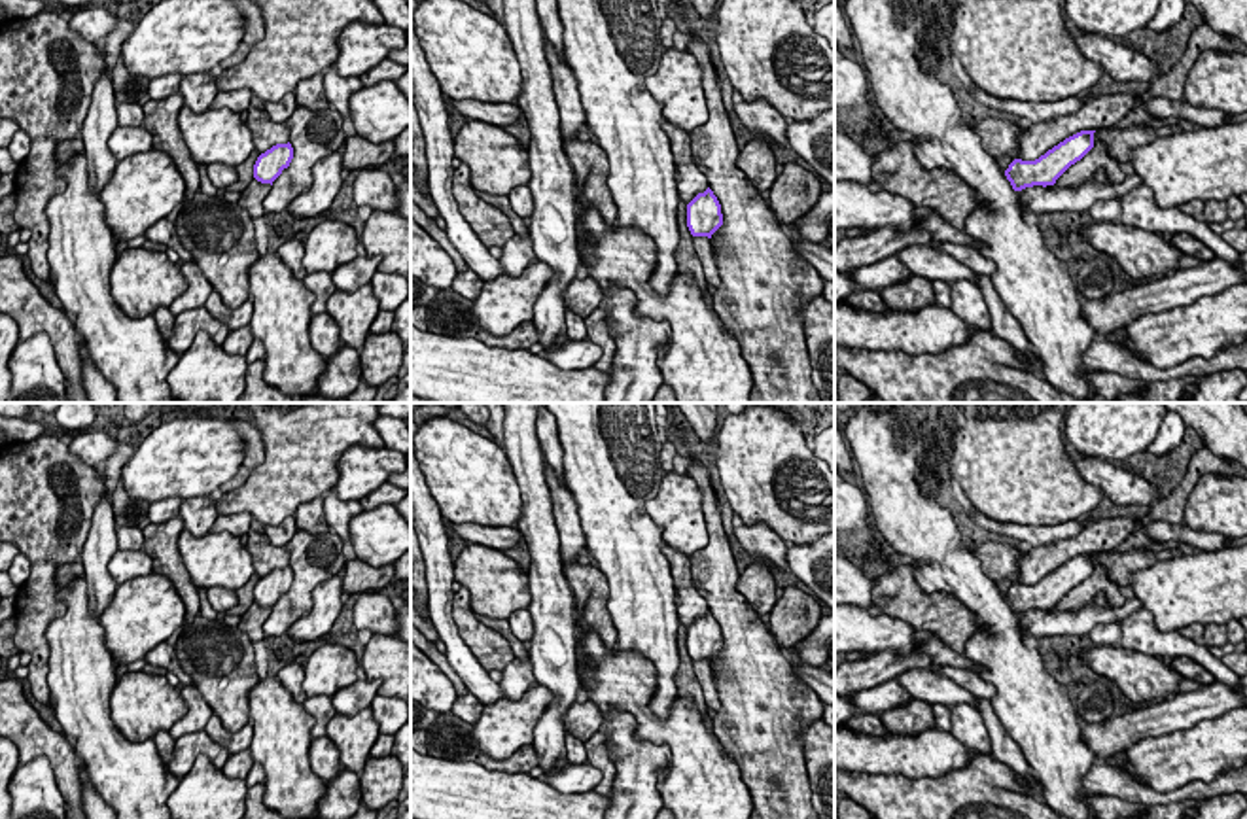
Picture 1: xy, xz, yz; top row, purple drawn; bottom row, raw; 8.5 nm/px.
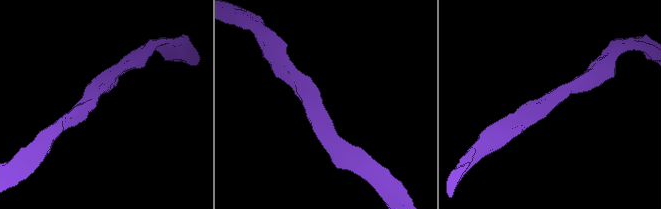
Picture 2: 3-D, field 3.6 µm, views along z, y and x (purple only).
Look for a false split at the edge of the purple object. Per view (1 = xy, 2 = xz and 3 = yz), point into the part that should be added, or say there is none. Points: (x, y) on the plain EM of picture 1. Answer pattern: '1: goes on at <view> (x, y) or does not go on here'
1: goes on at xy (265, 557)
2: goes on at xz (689, 602)
3: goes on at yz (1104, 536)

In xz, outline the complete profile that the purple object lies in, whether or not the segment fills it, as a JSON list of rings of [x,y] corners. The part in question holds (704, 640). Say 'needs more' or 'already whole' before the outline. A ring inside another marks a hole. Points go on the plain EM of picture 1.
needs more | [[[664,545],[676,586],[677,619],[687,630],[687,651],[693,660],[708,660],[723,649],[721,628],[702,594],[694,588],[691,558]]]

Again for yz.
needs more | [[[1135,516],[1101,518],[1069,539],[1022,552],[1018,579],[1005,594],[1012,613],[1054,609],[1094,571],[1094,556],[1116,549],[1132,535],[1133,526]]]

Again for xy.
needs more | [[[248,531],[244,545],[252,556],[255,573],[261,577],[254,588],[254,601],[261,607],[271,607],[290,590],[293,571],[290,567],[290,554],[284,547],[274,547],[269,537],[259,531]]]

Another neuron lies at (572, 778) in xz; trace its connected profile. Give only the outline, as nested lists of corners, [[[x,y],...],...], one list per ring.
[[[566,762],[560,770],[549,772],[541,779],[562,794],[583,794],[602,781],[602,772],[588,762]]]

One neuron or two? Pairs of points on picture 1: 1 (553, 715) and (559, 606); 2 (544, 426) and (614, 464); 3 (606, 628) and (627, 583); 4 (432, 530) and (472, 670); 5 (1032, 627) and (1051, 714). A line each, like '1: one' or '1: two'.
1: one
2: one
3: two
4: one
5: two

